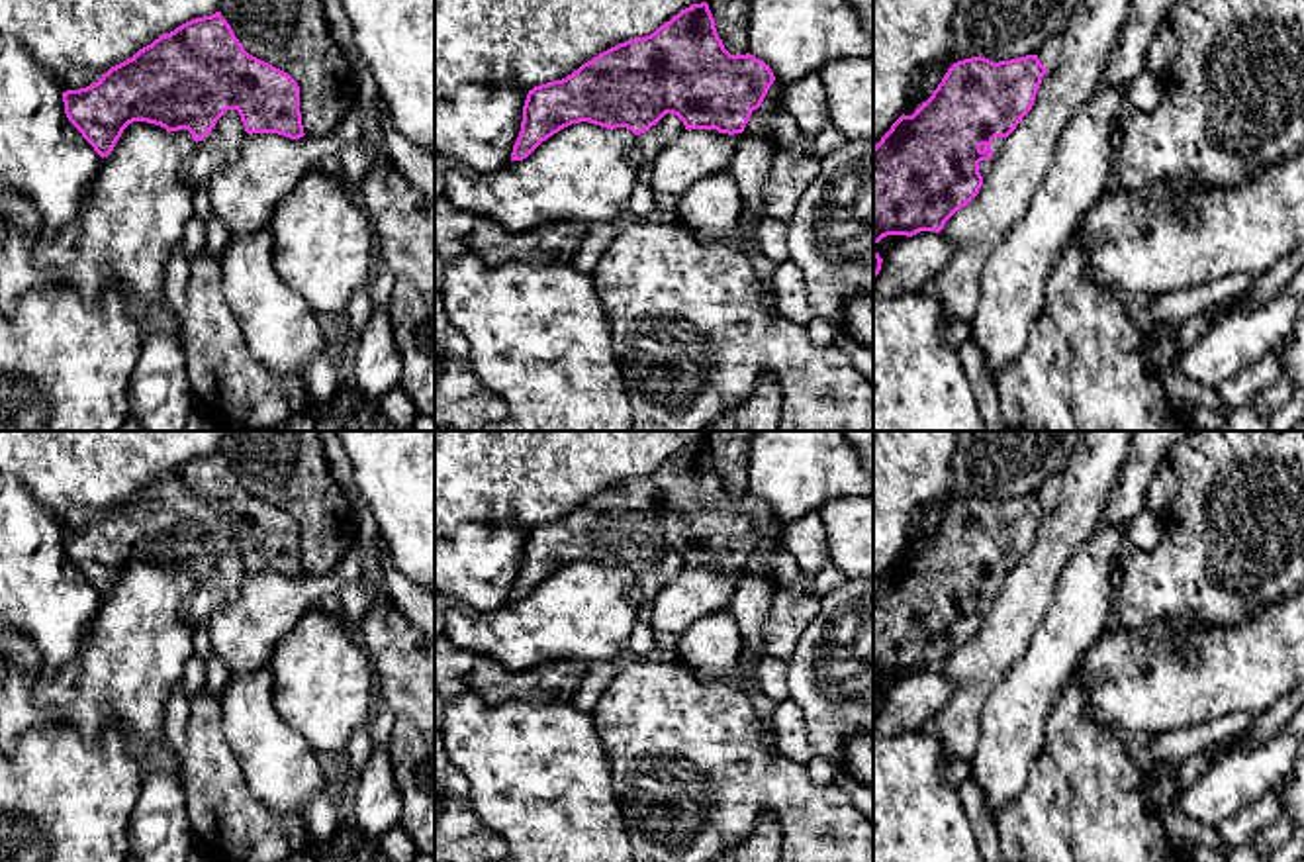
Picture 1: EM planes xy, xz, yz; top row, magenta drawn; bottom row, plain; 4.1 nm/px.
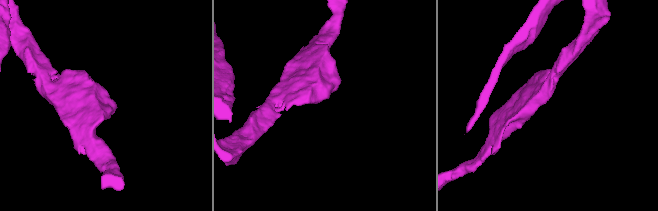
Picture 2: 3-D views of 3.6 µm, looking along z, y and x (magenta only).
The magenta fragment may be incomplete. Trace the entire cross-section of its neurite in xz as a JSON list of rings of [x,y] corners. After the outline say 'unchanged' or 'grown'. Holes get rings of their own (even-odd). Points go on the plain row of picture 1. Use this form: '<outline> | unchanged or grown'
[[[693,443],[654,472],[619,482],[583,502],[566,517],[529,529],[511,599],[527,598],[542,580],[580,560],[607,568],[627,566],[640,574],[666,552],[674,552],[685,568],[742,572],[773,519],[769,503],[754,494],[730,494],[717,472],[709,443]]] | unchanged

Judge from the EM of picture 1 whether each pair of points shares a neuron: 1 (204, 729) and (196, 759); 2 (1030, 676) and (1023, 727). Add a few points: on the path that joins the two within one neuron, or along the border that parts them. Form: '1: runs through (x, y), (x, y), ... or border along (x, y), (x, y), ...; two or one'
1: runs through (204, 737), (204, 751); one
2: runs through (1030, 688), (1023, 698), (1023, 716); one

